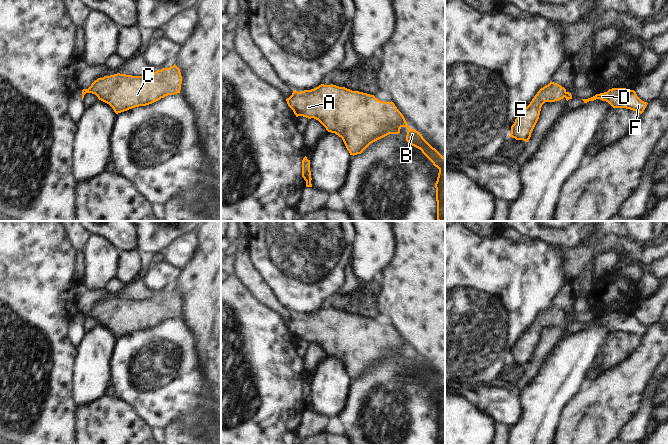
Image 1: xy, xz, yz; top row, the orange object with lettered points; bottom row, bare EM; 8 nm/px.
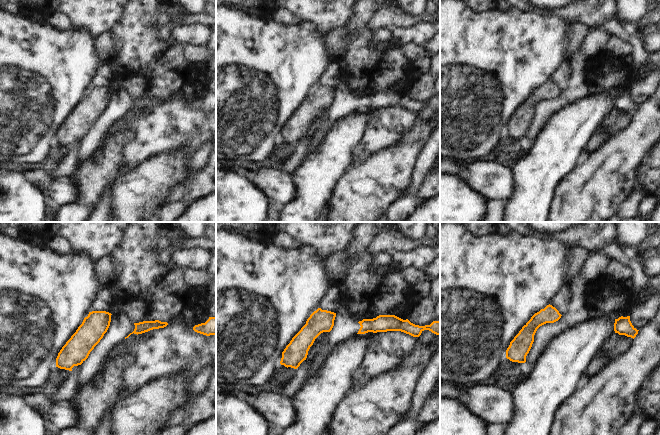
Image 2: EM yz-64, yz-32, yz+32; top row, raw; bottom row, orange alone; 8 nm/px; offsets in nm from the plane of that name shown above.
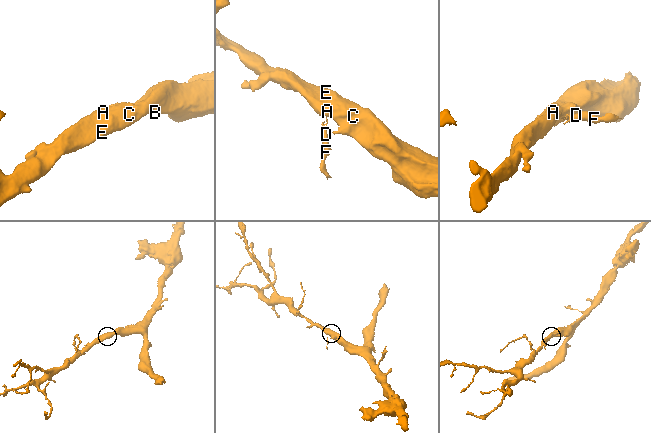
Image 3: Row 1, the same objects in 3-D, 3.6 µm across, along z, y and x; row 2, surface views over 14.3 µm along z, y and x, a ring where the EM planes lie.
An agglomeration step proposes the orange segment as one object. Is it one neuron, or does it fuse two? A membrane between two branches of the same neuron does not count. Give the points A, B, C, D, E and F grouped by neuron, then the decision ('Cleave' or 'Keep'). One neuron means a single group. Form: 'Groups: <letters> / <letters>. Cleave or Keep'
Groups: A B C E / D F. Cleave.

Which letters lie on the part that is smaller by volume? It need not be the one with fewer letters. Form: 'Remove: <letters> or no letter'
Remove: D, F

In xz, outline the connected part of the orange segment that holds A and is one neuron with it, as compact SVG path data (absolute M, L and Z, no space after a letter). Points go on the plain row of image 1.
M321 308L311 314L293 315L286 323L288 330L296 341L303 340L318 344L328 356L335 357L342 362L350 379L361 378L371 367L389 359L399 358L402 351L408 353L406 365L420 373L422 377L439 393L436 412L437 444L445 445L445 381L433 372L423 360L410 352L395 328L378 324L374 319L352 315L345 311Z

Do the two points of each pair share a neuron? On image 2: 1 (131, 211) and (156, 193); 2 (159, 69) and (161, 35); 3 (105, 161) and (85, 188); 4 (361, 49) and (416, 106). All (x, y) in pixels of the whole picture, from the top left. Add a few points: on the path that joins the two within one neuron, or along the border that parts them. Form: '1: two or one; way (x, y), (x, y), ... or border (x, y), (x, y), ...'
1: one; way (137, 205), (150, 193)
2: two; border (154, 35), (158, 40), (169, 39)
3: one; way (103, 168), (91, 181)
4: two; border (382, 90), (394, 90), (406, 95)

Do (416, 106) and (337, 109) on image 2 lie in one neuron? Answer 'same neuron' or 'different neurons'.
same neuron

